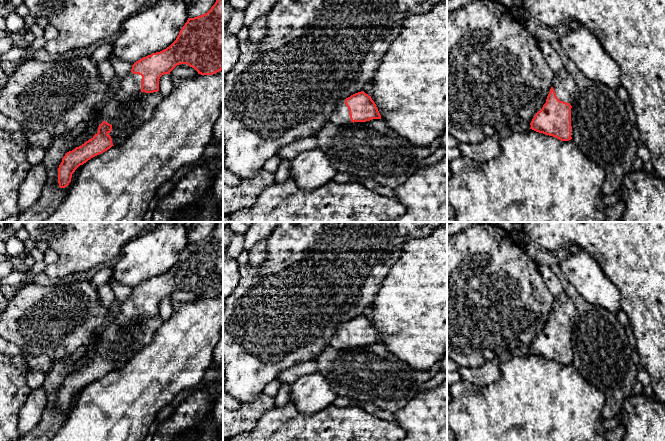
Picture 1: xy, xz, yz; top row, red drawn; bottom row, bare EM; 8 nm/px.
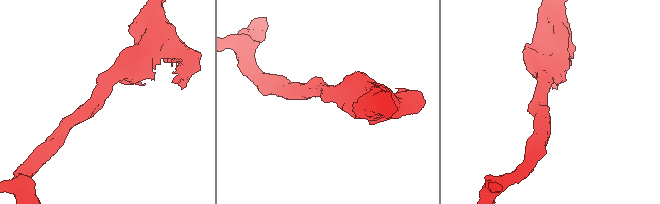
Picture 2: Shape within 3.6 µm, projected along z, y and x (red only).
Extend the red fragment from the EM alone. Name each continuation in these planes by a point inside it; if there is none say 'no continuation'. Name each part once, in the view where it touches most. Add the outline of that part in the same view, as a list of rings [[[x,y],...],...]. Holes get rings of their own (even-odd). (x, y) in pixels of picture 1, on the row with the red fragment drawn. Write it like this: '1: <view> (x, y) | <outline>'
1: yz (564, 85) | [[[564,68],[559,72],[555,72],[555,80],[552,87],[560,101],[569,103],[572,106],[577,87],[575,80],[567,69]]]

